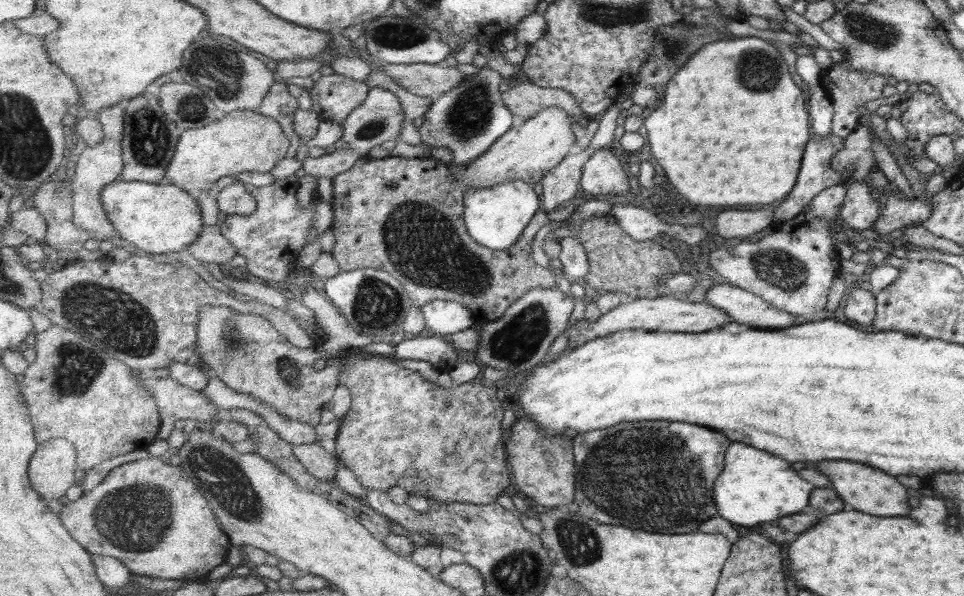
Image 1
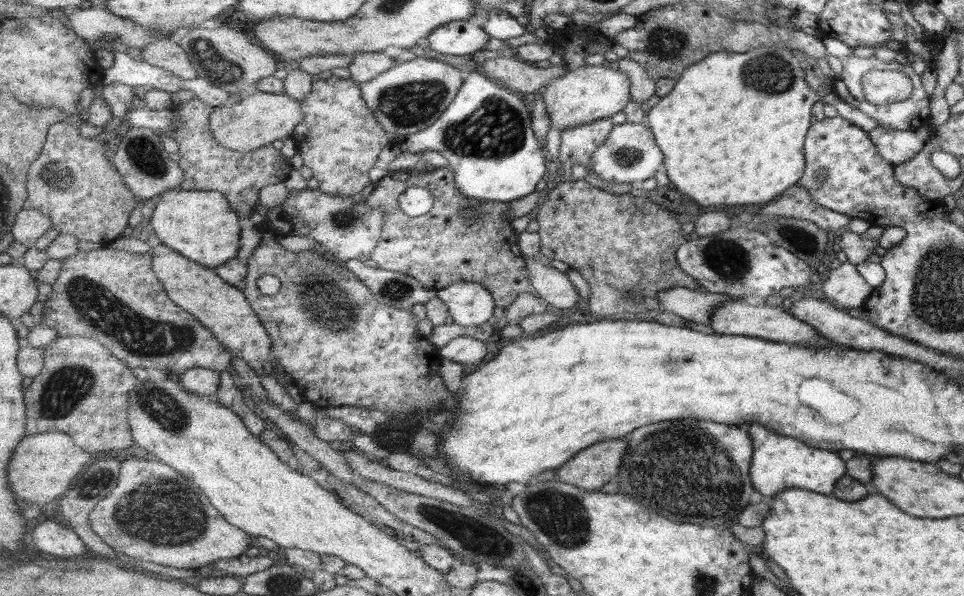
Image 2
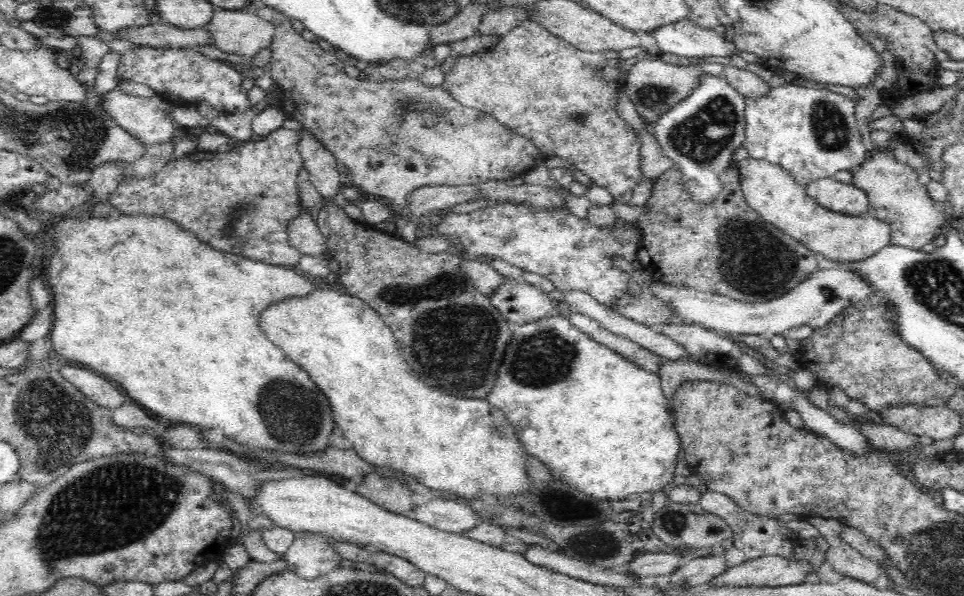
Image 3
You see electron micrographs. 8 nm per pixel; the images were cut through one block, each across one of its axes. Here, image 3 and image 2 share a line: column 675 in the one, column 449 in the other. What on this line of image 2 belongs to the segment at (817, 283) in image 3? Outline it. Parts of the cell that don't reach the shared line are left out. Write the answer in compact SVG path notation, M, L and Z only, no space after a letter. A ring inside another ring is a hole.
M457 281L441 289L438 297L449 305L451 322L461 326L480 326L489 321L497 321L499 317L500 312L496 308L493 293L477 281Z

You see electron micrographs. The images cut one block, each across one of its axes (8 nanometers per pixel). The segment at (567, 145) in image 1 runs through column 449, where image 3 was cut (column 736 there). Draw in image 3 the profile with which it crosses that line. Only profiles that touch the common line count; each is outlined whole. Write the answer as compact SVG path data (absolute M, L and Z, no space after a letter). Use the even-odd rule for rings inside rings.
M745 154L736 159L744 198L766 222L776 224L782 232L802 243L808 250L822 254L841 266L863 261L890 245L891 227L888 222L868 214L852 216L832 212L808 196L806 187L798 185L782 167L756 160Z

